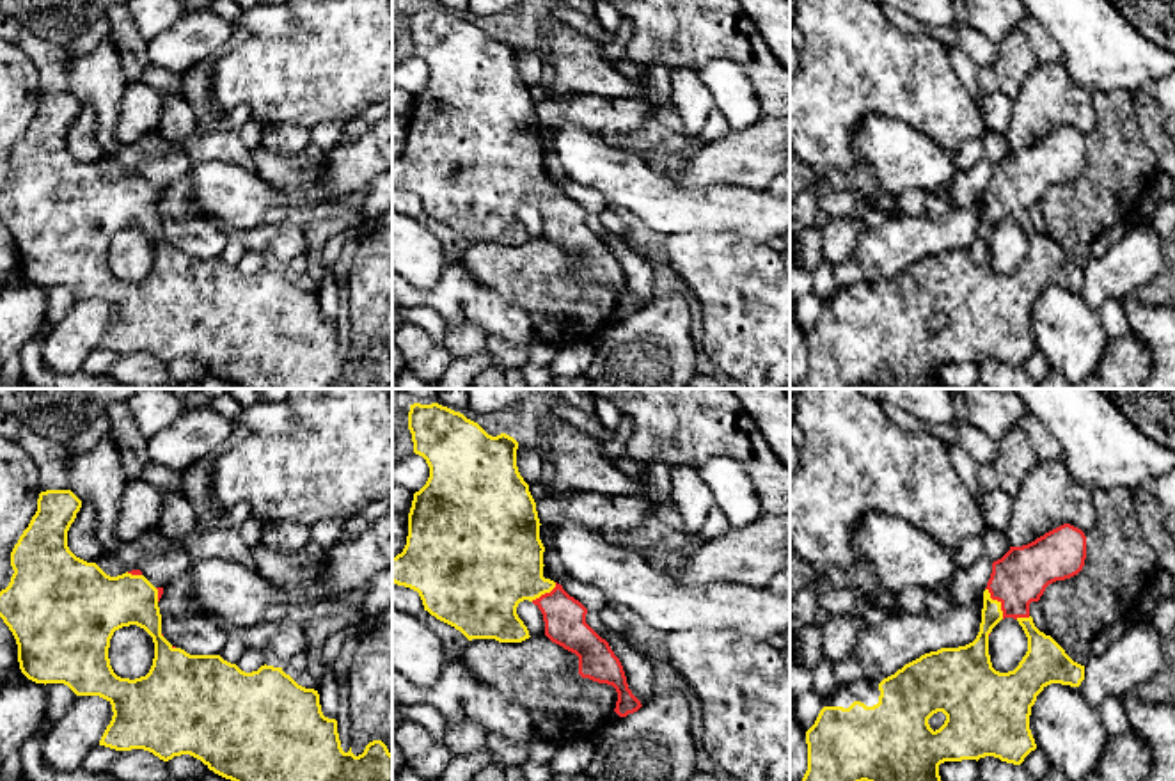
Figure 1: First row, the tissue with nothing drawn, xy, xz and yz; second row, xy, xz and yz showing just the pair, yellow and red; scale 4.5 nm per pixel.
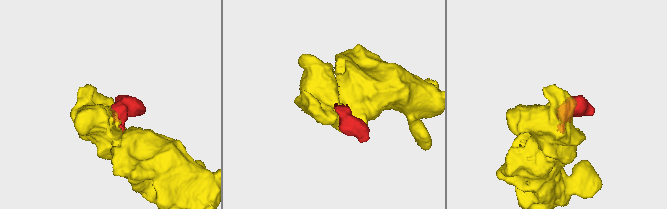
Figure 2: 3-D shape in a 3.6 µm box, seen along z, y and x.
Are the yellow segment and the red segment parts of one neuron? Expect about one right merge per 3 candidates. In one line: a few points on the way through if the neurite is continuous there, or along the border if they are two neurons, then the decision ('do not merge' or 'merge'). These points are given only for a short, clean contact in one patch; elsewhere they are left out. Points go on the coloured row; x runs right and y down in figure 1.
merge

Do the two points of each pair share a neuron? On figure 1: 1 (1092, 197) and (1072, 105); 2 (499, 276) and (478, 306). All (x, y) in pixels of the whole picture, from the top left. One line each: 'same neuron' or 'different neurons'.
1: different neurons
2: different neurons

